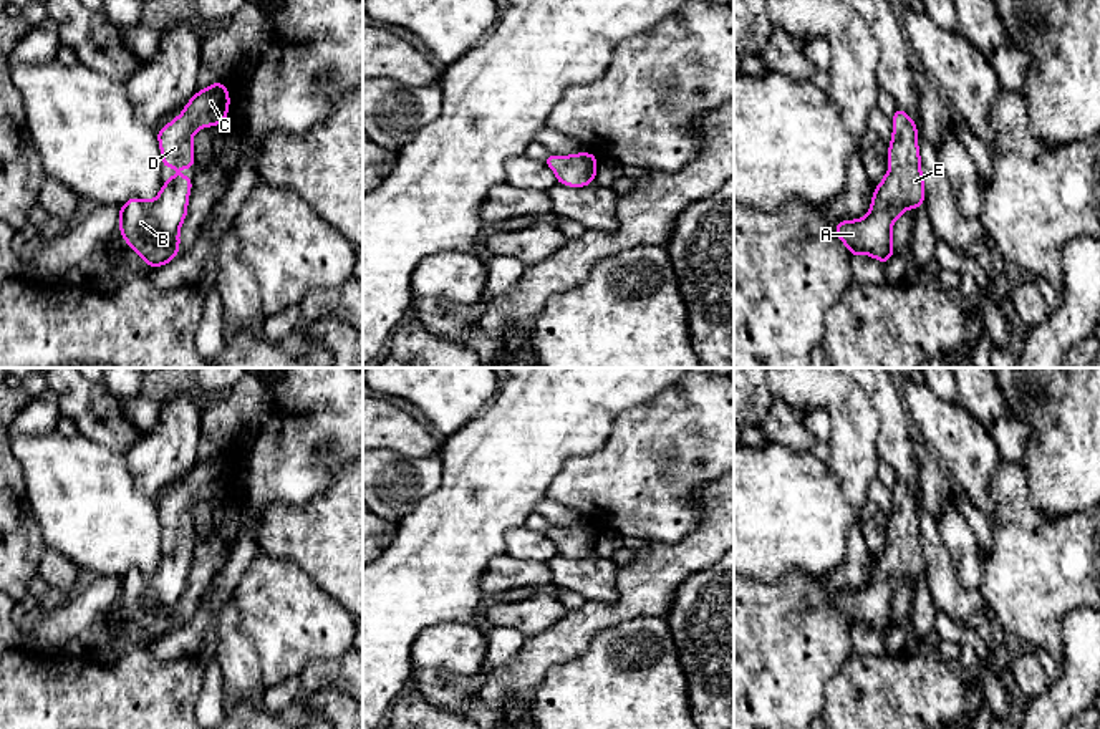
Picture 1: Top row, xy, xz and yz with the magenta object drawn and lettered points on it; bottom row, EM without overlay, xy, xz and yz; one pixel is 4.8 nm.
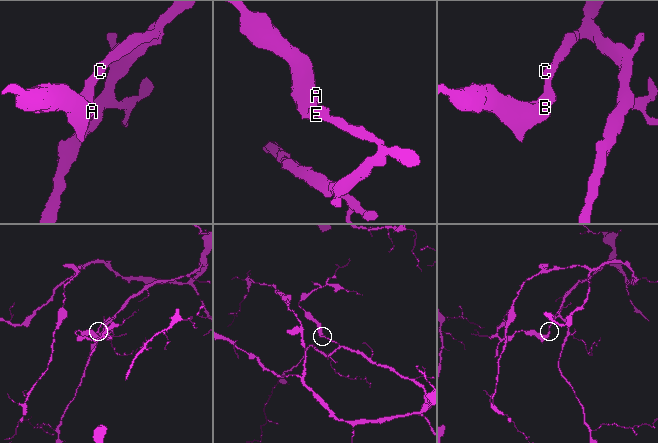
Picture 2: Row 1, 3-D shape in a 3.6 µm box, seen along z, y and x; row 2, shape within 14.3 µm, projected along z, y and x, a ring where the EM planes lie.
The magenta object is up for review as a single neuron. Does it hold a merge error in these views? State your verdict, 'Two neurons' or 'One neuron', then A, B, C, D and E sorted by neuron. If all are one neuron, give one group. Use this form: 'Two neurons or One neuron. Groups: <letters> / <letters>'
One neuron. Groups: A B C D E

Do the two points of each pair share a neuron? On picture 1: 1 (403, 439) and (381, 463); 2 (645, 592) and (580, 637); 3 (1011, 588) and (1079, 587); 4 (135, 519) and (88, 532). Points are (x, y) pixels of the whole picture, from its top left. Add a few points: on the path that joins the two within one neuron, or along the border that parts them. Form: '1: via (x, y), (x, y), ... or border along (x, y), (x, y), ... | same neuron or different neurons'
1: border along (380, 448), (411, 458), (429, 458) | different neurons
2: via (628, 603), (622, 610), (602, 615), (597, 620) | same neuron
3: via (1027, 587), (1062, 587) | same neuron
4: via (123, 526), (100, 526) | same neuron

